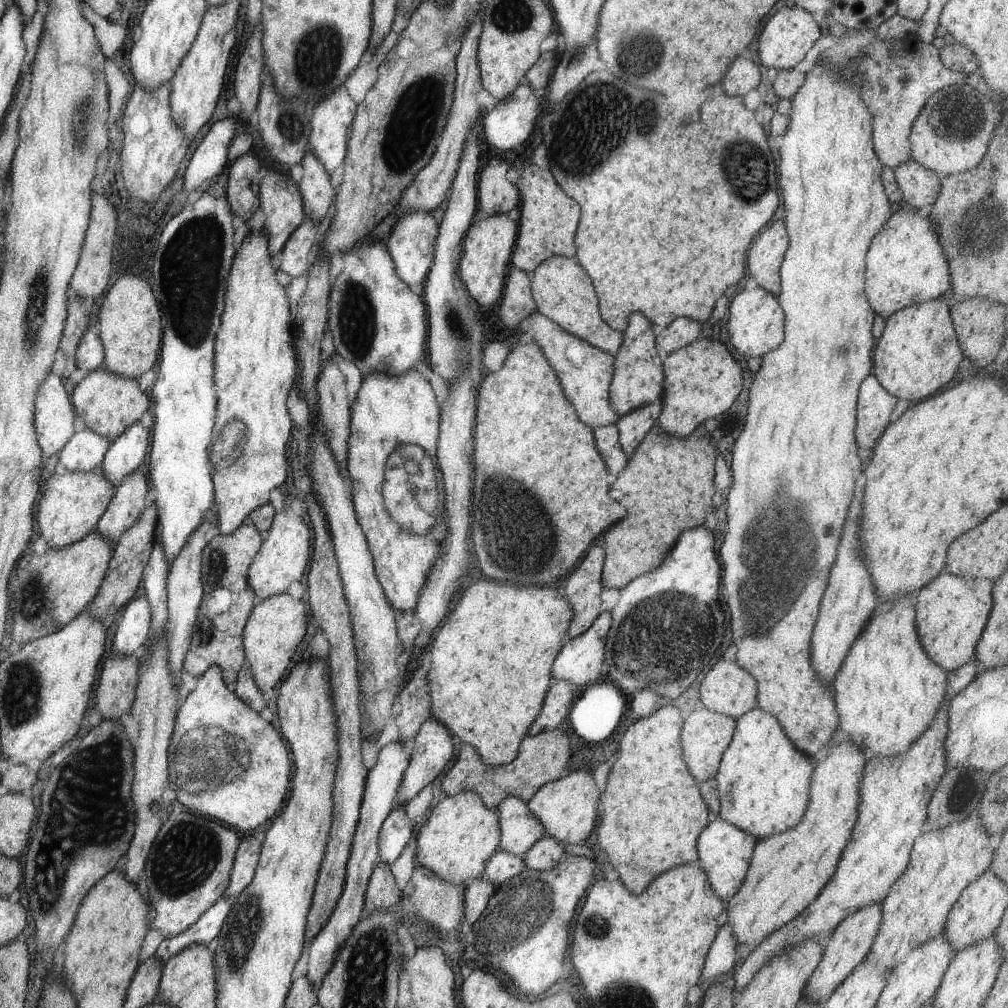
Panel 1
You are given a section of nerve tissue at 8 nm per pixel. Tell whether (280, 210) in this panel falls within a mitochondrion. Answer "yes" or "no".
no

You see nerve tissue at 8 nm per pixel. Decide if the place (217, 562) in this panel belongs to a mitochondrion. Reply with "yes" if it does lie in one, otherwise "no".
yes

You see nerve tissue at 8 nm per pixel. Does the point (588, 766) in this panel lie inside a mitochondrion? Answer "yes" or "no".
no

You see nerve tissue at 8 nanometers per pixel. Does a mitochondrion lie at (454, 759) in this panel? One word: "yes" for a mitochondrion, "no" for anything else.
no

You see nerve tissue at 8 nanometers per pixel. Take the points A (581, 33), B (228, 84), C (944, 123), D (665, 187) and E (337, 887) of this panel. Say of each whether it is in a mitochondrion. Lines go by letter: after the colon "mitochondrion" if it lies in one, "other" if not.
A: other
B: other
C: mitochondrion
D: other
E: other

